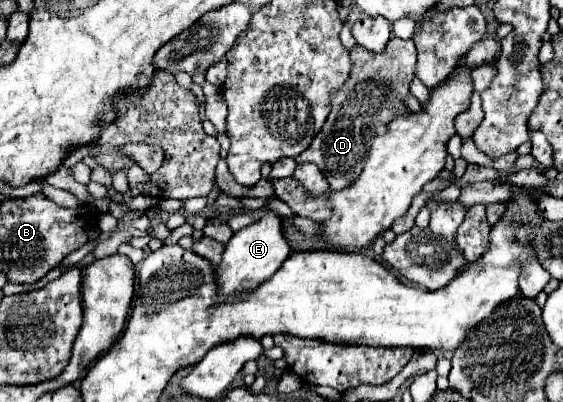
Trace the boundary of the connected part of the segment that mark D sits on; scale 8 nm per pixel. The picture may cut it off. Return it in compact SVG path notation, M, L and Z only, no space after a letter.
M393 37L383 53L371 53L359 45L351 49L353 69L339 91L331 93L331 113L323 129L315 135L311 147L297 155L299 163L315 163L327 177L331 189L341 189L357 179L363 159L369 151L369 141L381 135L389 121L397 115L409 113L403 97L409 93L409 83L415 75L417 53L411 39Z

